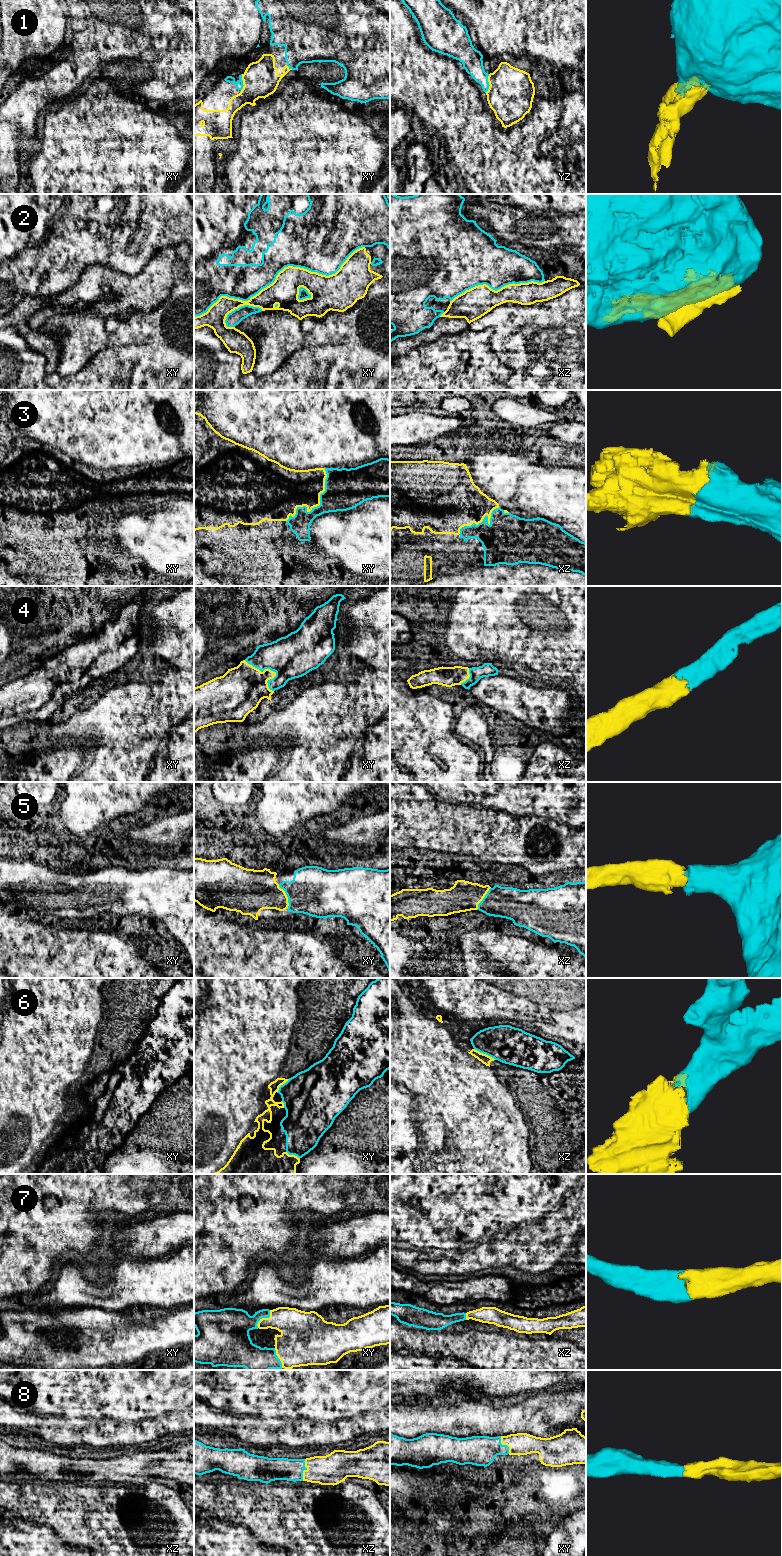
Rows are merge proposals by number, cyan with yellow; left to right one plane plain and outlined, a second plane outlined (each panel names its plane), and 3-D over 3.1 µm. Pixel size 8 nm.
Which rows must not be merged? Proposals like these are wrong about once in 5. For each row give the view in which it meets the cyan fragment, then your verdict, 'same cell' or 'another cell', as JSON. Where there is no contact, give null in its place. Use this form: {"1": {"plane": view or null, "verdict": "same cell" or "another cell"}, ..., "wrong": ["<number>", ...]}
{"1": {"plane": "yz", "verdict": "same cell"}, "2": {"plane": "xy", "verdict": "another cell"}, "3": {"plane": "xy", "verdict": "same cell"}, "4": {"plane": "xy", "verdict": "same cell"}, "5": {"plane": "xy", "verdict": "same cell"}, "6": {"plane": "xz", "verdict": "same cell"}, "7": {"plane": "xy", "verdict": "same cell"}, "8": {"plane": "xz", "verdict": "same cell"}, "wrong": ["2"]}

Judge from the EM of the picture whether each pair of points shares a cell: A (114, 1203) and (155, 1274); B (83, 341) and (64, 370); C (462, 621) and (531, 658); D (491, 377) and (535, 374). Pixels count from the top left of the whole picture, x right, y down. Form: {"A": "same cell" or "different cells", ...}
{"A": "different cells", "B": "same cell", "C": "same cell", "D": "different cells"}

